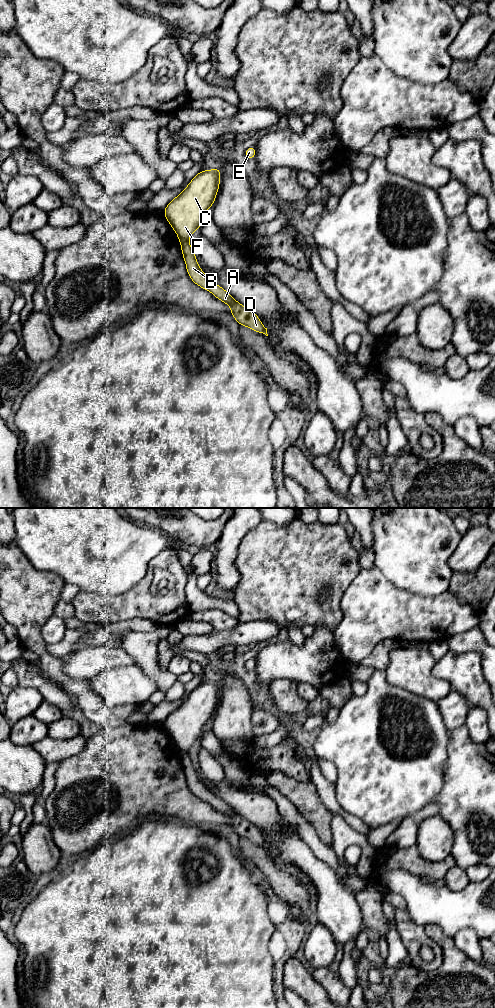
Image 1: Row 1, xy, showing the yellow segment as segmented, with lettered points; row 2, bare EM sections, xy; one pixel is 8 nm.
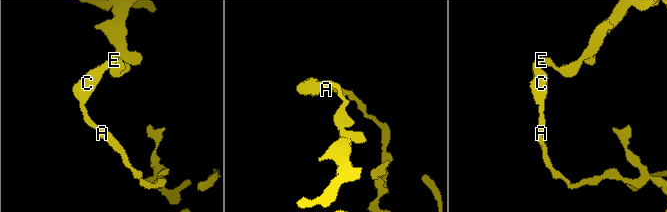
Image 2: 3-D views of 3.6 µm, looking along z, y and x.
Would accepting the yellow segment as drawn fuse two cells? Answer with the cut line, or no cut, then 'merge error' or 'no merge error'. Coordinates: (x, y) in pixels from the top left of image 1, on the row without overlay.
cut xy (179, 751), (187, 752); merge error

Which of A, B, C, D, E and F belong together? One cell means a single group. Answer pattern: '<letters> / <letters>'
A B D / C E F

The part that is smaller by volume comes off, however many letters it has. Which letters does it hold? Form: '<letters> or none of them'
A, B, D

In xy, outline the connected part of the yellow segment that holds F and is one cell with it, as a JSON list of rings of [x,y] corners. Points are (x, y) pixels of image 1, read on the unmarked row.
[[[220,681],[201,682],[163,725],[179,752],[188,752],[201,739],[207,721],[213,718],[220,696]]]

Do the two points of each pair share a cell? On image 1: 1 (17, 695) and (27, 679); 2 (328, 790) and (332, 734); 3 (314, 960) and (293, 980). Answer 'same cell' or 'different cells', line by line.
1: different cells
2: different cells
3: different cells

